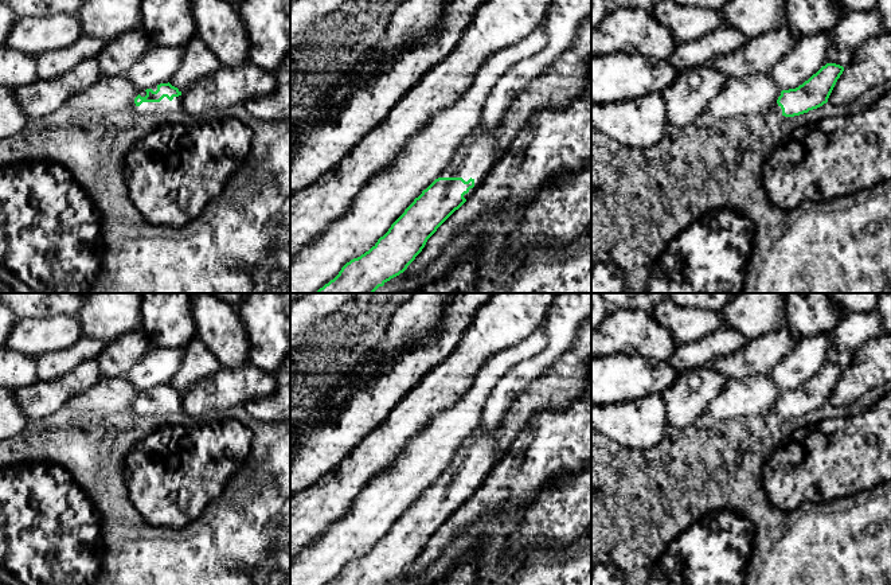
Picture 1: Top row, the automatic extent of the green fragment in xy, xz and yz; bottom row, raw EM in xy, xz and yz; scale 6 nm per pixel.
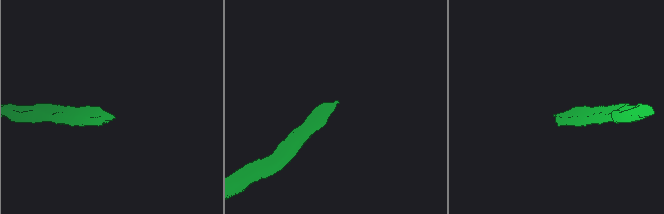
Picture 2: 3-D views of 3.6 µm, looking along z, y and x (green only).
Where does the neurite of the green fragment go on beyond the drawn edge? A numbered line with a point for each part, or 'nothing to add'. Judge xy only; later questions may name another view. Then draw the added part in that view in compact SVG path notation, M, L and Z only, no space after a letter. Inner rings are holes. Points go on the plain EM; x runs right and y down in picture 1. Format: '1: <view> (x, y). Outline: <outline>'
1: xy (176, 405). Outline: M164 398L160 403L142 403L140 407L133 403L130 412L141 417L180 413L183 412L183 398L173 398L172 402Z

